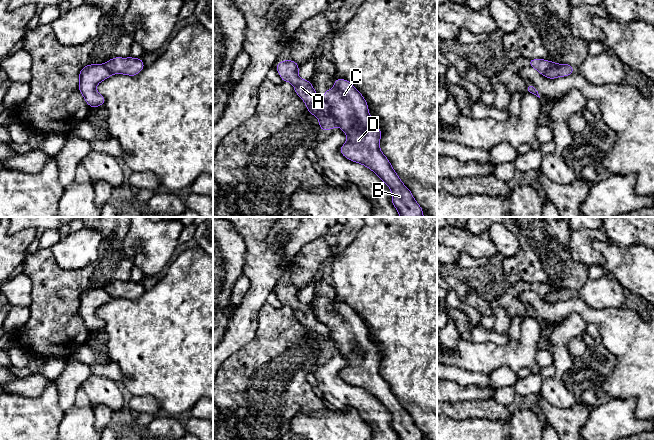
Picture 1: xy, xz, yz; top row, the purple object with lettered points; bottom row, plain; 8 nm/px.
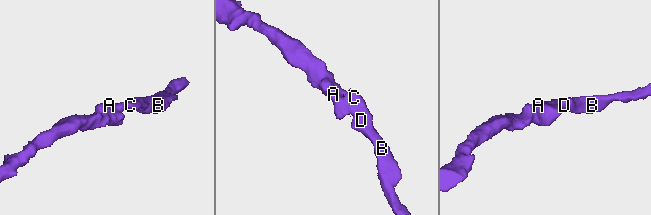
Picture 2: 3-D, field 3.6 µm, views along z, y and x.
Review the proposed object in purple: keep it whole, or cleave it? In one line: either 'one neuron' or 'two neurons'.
two neurons

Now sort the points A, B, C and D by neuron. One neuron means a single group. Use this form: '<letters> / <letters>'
A / B C D

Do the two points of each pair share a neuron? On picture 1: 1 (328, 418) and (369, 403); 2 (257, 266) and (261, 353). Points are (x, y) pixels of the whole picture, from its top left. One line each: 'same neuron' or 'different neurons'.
1: different neurons
2: different neurons

